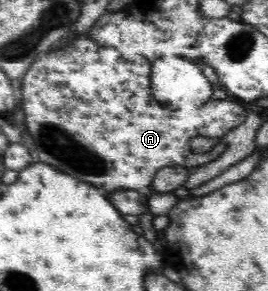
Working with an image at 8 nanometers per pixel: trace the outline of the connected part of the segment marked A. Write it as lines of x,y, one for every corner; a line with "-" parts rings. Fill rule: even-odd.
81,35
64,50
49,51
44,58
37,58
22,77
22,102
19,108
24,111
26,130
34,140
40,162
50,164
76,180
102,186
106,193
114,190
145,192
162,168
196,168
222,156
228,148
222,138
232,128
244,124
249,108
239,101
210,99
200,108
170,110
152,96
150,66
152,64
148,64
144,56
126,60
117,48
100,46
92,37
-
196,136
216,138
218,143
210,151
195,153
190,149
190,140

